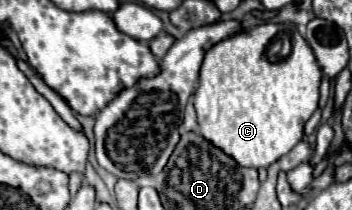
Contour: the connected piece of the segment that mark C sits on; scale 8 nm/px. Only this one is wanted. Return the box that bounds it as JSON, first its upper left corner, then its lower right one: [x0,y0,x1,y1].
[195,23,321,167]

